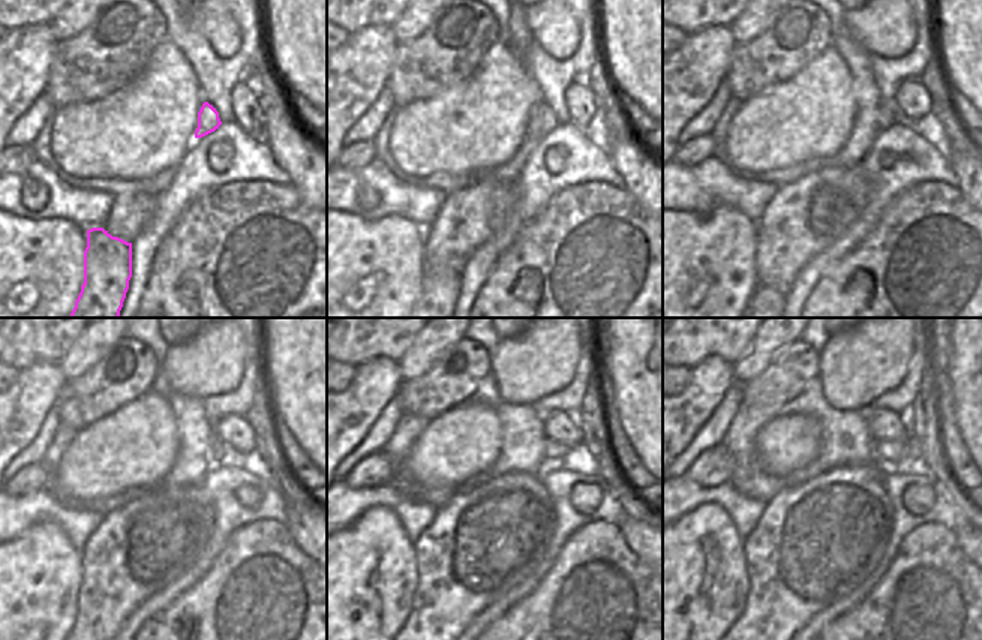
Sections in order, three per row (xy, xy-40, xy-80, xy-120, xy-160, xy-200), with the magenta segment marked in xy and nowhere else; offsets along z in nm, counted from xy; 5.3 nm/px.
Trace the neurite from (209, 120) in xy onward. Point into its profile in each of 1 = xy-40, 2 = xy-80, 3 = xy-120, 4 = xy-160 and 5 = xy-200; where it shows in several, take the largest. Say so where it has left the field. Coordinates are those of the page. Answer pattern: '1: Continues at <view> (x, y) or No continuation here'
1: Continues at xy-40 (547, 120)
2: Continues at xy-80 (885, 117)
3: Continues at xy-120 (215, 453)
4: Continues at xy-160 (553, 450)
5: Continues at xy-200 (894, 451).

